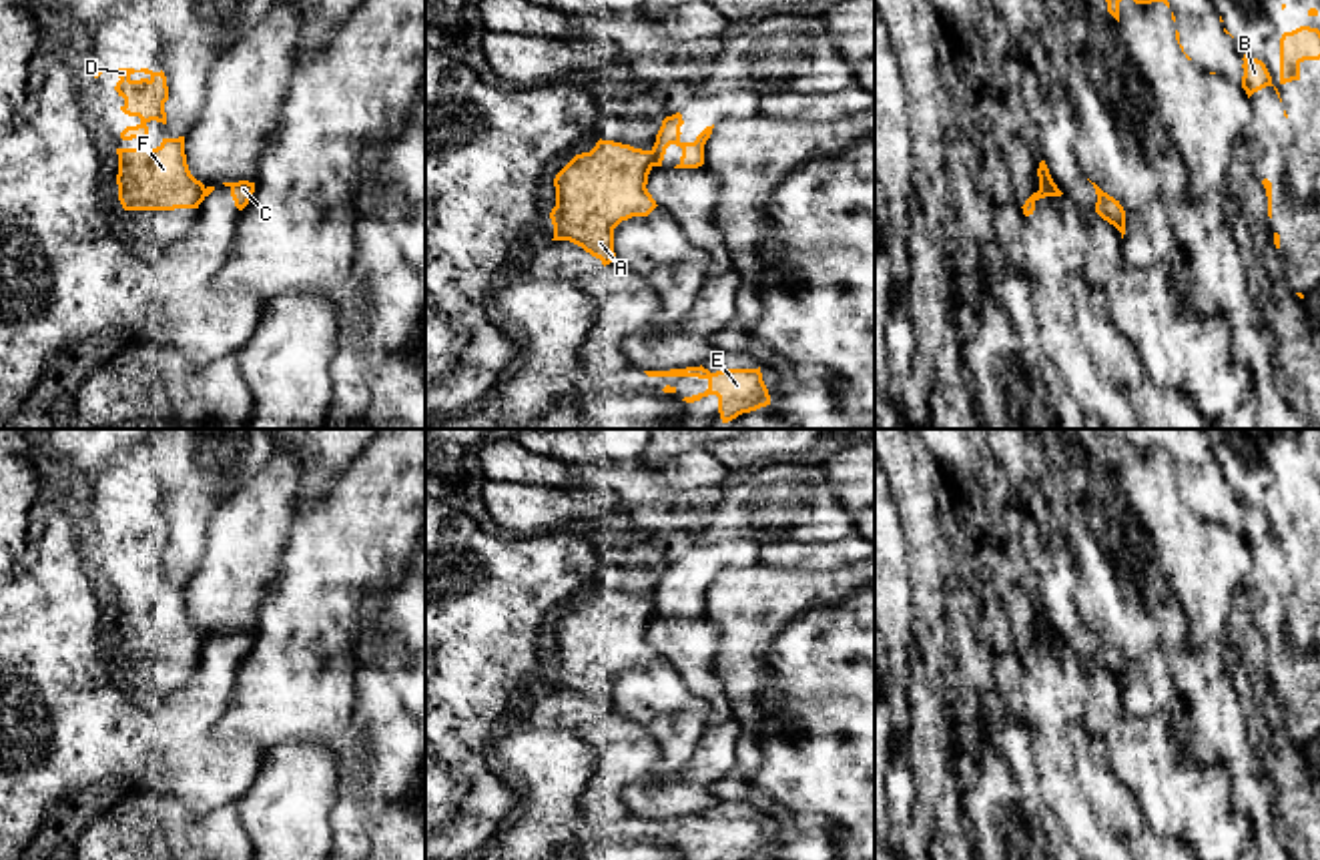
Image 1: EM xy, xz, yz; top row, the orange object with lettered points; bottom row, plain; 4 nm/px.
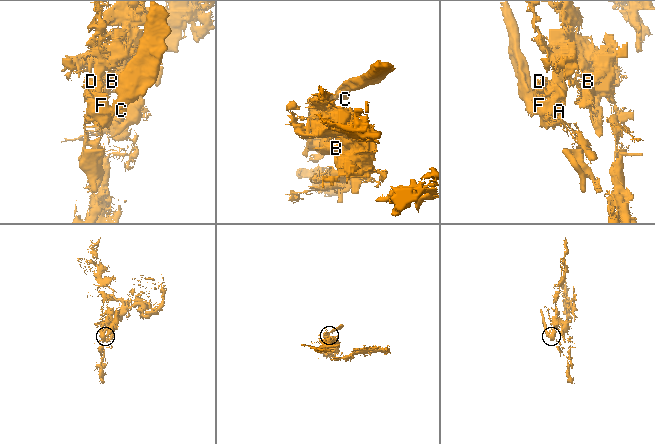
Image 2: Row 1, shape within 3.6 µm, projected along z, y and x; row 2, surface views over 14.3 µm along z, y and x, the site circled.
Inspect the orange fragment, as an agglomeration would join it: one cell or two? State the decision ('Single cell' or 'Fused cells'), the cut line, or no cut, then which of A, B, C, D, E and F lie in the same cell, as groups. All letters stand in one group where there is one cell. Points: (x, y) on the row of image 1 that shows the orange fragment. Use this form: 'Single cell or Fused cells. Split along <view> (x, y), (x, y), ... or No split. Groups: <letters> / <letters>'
Fused cells. Split along xz (650, 151), (654, 165). Groups: A B D E F / C

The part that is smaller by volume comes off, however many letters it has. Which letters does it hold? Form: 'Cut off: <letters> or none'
Cut off: C

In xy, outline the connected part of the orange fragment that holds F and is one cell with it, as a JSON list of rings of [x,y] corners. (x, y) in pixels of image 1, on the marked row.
[[[185,136],[162,138],[156,148],[116,148],[116,154],[124,210],[199,208],[205,184],[189,170]]]

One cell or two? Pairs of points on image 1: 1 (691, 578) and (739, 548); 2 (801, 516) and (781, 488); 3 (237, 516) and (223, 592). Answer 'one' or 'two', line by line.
1: one
2: one
3: one

